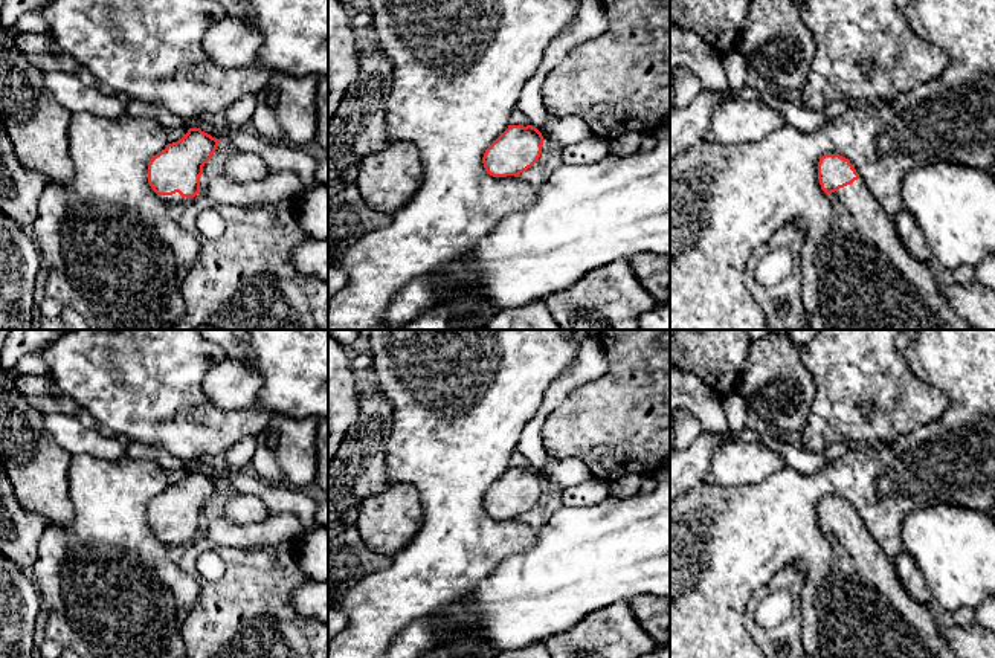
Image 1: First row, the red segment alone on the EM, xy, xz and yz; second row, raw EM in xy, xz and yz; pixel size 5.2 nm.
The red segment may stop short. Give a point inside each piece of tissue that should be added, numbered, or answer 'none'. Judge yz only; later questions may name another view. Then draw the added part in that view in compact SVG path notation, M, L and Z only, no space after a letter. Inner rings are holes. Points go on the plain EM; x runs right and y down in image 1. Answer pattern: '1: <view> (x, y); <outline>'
1: yz (862, 609); M861 519L827 539L832 548L830 571L813 597L820 658L958 658L934 614L908 595L893 559Z

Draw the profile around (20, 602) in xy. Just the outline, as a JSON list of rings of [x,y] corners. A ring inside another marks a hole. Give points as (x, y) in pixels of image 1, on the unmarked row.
[[[0,551],[0,658],[34,658],[34,632],[41,608],[32,576]]]

